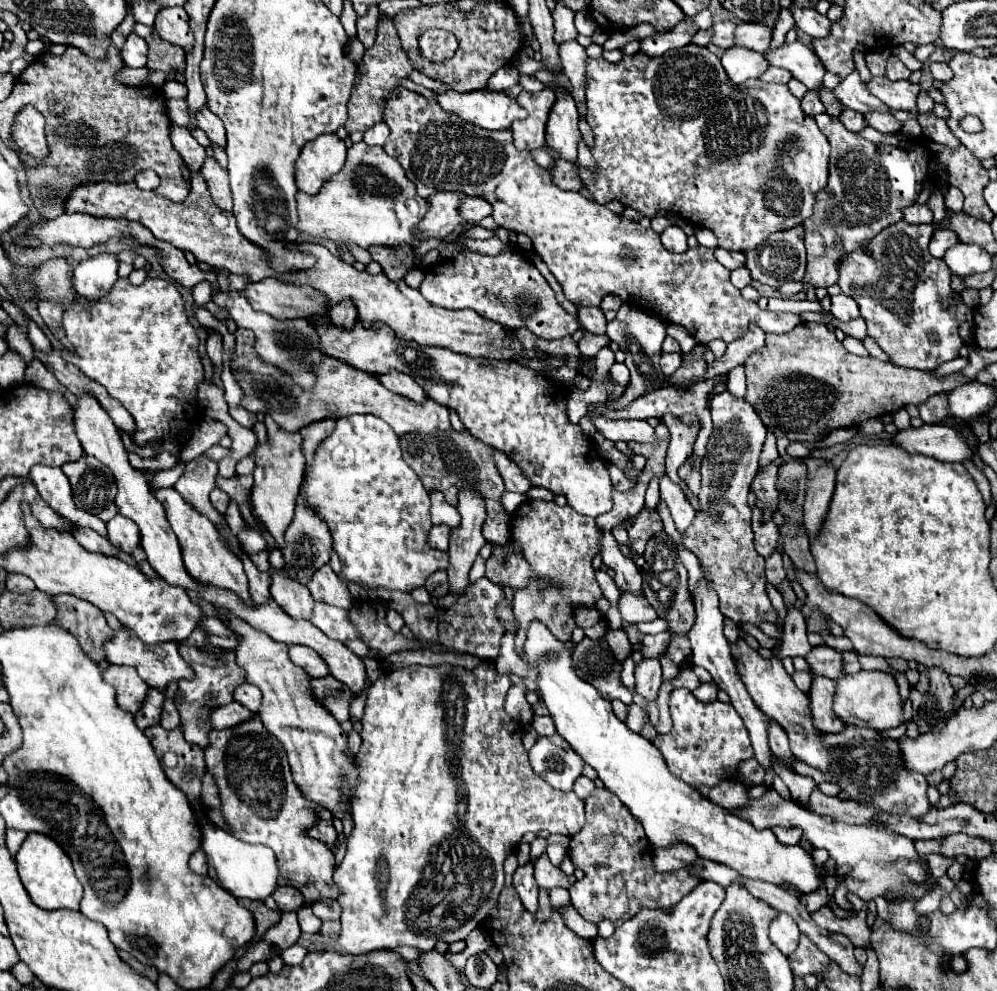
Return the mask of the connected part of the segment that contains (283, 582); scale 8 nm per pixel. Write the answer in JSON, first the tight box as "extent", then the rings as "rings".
{"extent":[270,569,316,619],"rings":[[[270,569],[270,575],[272,575],[270,593],[274,601],[278,601],[282,611],[288,613],[292,619],[310,619],[314,603],[316,603],[310,597],[310,591],[304,585],[290,581],[282,571]]]}

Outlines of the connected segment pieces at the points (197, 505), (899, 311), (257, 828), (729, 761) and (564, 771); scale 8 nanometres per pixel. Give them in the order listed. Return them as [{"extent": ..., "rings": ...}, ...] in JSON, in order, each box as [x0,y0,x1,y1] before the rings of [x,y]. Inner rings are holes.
[{"extent":[174,457,224,525],"rings":[[[206,457],[192,459],[190,463],[186,463],[186,469],[174,487],[190,507],[194,507],[198,513],[206,515],[210,521],[214,521],[214,525],[222,525],[224,515],[220,515],[208,499],[210,491],[216,487],[216,483],[214,483],[216,475],[218,475],[216,465],[218,463],[214,463]]]},{"extent":[838,221,972,371],"rings":[[[898,221],[882,229],[882,233],[872,237],[860,251],[846,253],[838,261],[838,287],[844,295],[858,303],[860,317],[868,325],[868,335],[882,347],[894,365],[920,371],[932,371],[938,365],[956,359],[964,343],[958,335],[958,327],[960,323],[972,319],[972,309],[962,301],[960,293],[952,291],[950,269],[942,259],[934,259],[928,253],[932,233],[932,225],[918,227]]]},{"extent":[206,715,340,903],"rings":[[[254,715],[250,721],[232,729],[212,731],[206,749],[206,765],[218,783],[222,813],[226,823],[234,829],[234,837],[246,843],[262,843],[276,853],[280,869],[278,883],[298,889],[308,903],[338,899],[340,887],[334,883],[334,853],[304,833],[318,821],[314,811],[310,811],[318,805],[302,797],[292,781],[282,743],[266,731],[262,721]]]},{"extent":[652,689,752,787],"rings":[[[674,689],[670,695],[670,715],[674,723],[672,731],[658,735],[652,743],[664,755],[670,771],[688,785],[716,787],[726,779],[728,773],[736,773],[742,761],[752,757],[746,727],[732,705],[720,701],[702,703],[688,689]]]},{"extent":[530,737,584,791],"rings":[[[540,737],[530,749],[530,765],[536,775],[560,791],[572,791],[574,781],[582,775],[584,761],[562,737]]]}]

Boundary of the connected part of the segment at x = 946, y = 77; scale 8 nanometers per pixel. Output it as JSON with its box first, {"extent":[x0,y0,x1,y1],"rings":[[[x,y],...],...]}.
{"extent":[930,63,954,83],"rings":[[[934,63],[934,65],[930,65],[930,71],[932,71],[934,79],[938,79],[938,81],[942,81],[942,83],[952,81],[952,77],[954,77],[952,69],[950,69],[946,63]]]}

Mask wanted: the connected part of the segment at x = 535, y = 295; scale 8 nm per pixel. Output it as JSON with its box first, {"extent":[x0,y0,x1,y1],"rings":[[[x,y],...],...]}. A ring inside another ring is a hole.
{"extent":[420,245,580,339],"rings":[[[508,245],[496,257],[476,251],[462,251],[448,263],[438,263],[424,273],[420,293],[434,305],[446,309],[476,309],[482,317],[508,329],[528,329],[542,339],[560,339],[572,335],[580,323],[554,297],[552,287],[522,253],[520,247]]]}

